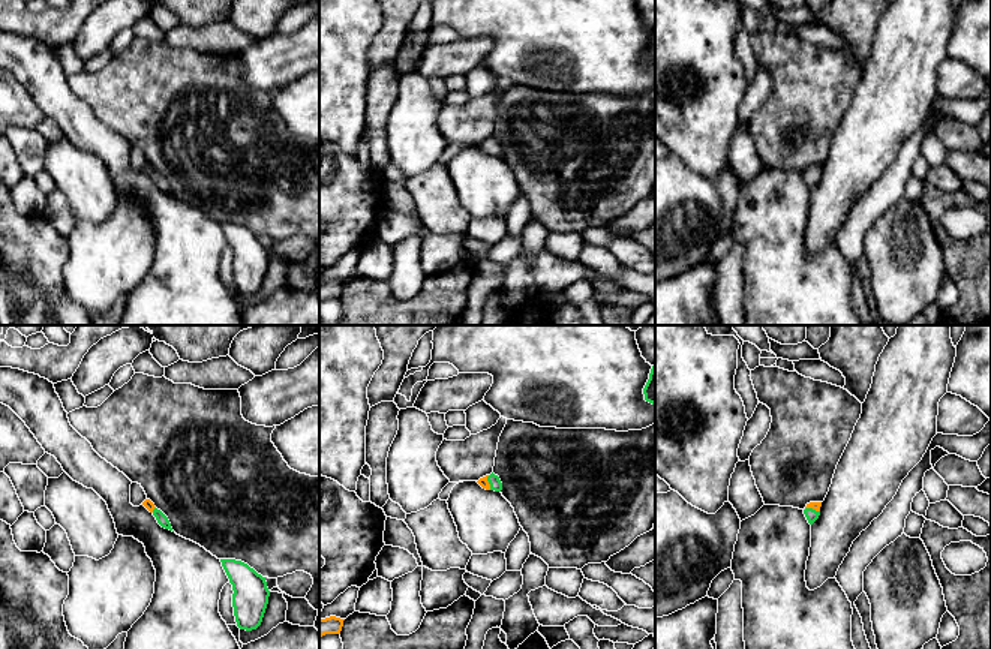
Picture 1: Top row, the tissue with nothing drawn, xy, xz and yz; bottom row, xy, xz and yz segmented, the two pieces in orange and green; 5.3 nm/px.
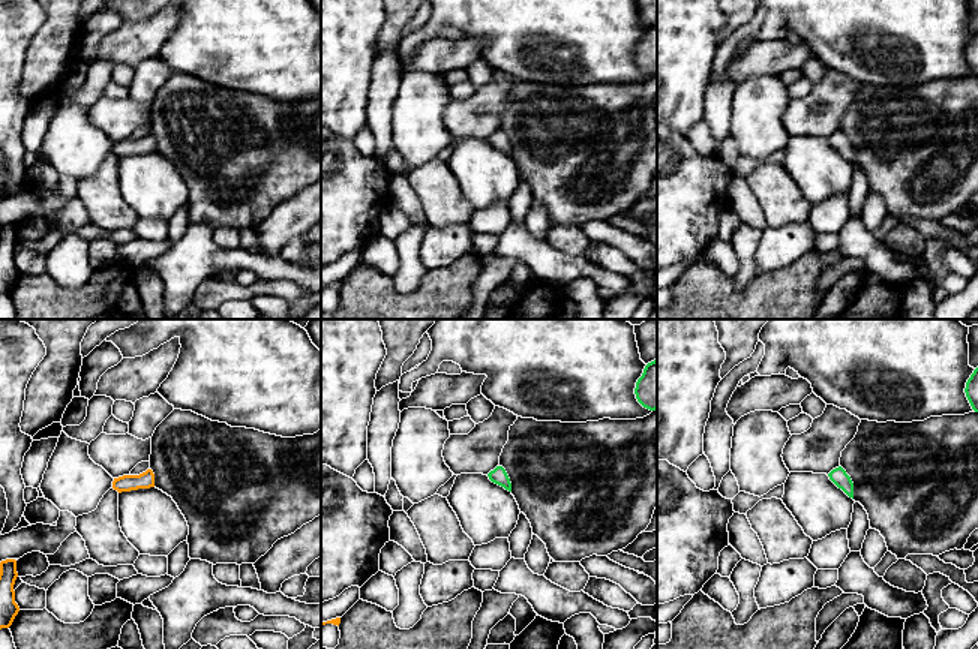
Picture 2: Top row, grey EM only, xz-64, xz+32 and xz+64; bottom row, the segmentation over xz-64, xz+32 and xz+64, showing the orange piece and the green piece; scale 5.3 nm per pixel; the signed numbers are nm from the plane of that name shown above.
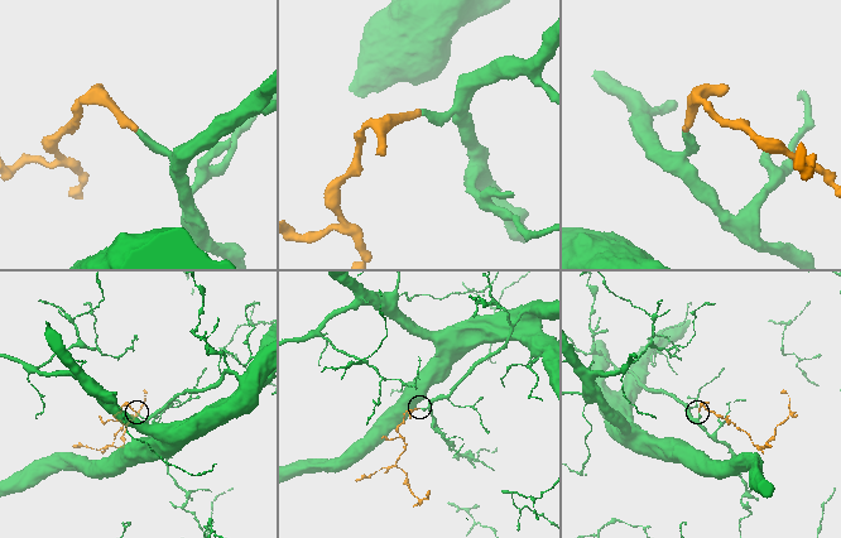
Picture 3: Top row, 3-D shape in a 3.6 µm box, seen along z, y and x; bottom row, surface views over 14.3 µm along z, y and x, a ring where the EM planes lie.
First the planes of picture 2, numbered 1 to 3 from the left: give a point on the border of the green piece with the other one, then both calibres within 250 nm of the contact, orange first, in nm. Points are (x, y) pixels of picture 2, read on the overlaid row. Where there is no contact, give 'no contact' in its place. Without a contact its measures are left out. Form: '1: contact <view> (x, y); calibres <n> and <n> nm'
1: no contact
2: no contact
3: no contact

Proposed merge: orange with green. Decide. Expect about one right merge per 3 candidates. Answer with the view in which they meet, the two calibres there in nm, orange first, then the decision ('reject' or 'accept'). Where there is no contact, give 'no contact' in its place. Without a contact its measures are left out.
meets orange in xz; 50 nm thick on the orange side, 70 nm on the other; accept

